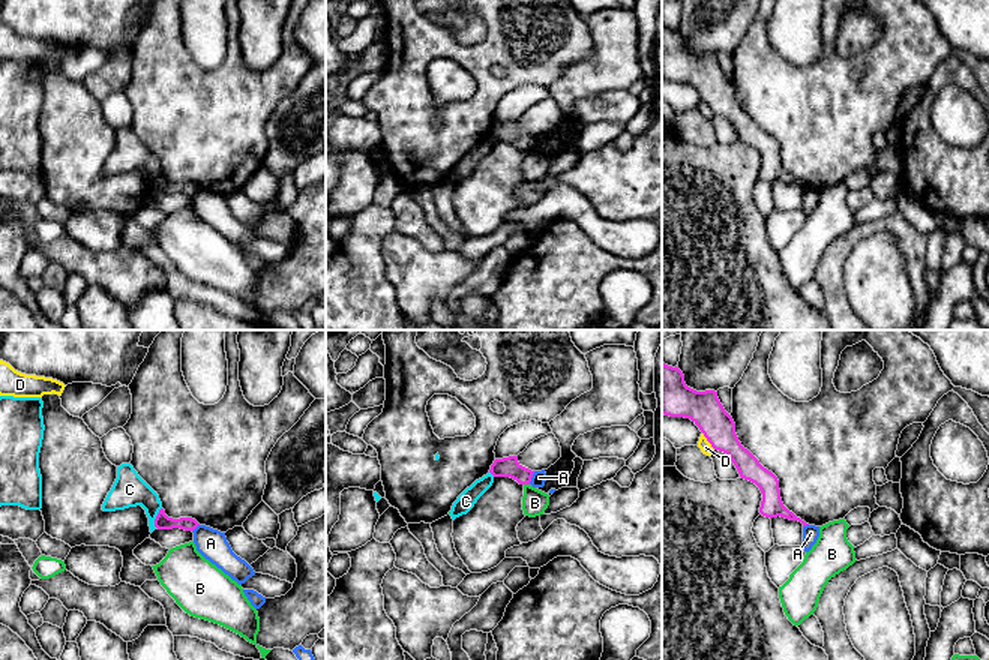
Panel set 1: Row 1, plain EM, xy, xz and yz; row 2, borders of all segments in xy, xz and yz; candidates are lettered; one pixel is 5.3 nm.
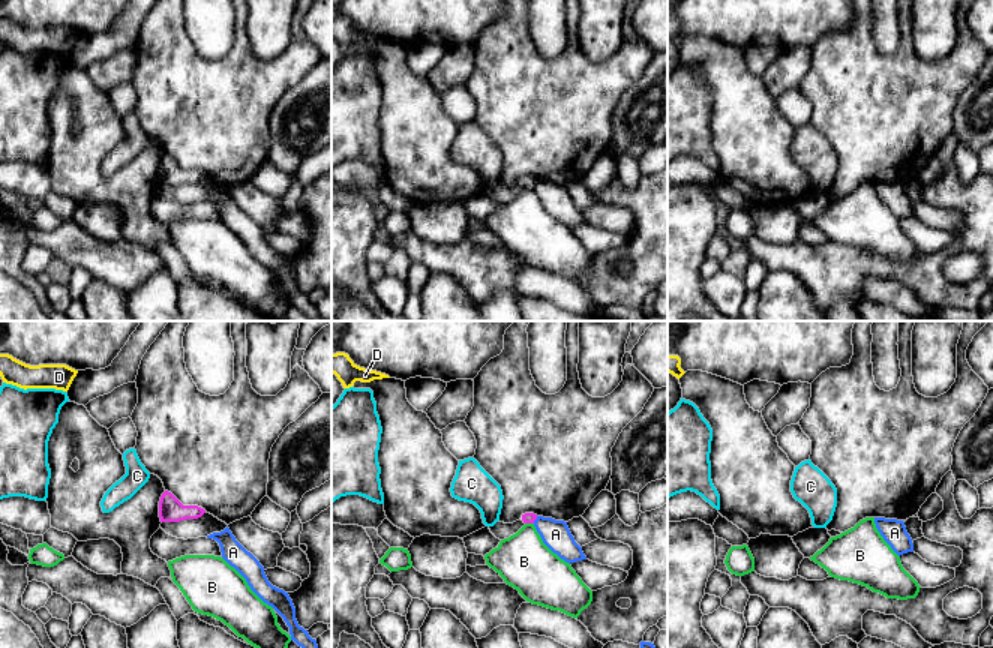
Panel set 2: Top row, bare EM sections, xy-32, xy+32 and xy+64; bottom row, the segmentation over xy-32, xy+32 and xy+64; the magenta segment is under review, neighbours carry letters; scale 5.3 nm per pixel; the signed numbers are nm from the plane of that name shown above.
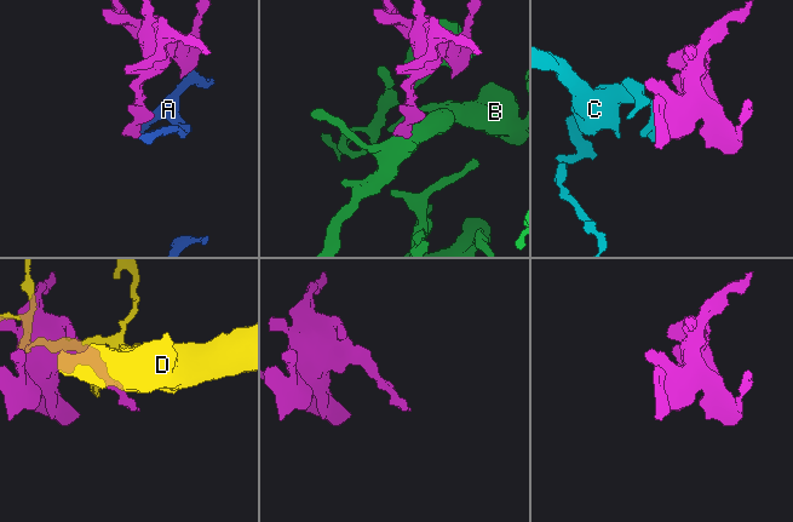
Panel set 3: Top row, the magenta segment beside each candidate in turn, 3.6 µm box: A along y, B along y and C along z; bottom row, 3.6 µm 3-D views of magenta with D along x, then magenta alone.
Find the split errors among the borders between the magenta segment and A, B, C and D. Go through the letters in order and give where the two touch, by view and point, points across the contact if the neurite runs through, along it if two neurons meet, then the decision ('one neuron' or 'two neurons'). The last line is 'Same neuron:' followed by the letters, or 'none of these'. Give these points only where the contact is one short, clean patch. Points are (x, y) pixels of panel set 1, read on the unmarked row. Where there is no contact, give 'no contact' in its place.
A: xz (532, 140) | along xz (535, 135), (529, 147) | two neurons
B: xz (527, 147) | along xz (524, 147), (529, 149) | two neurons
C: xy (156, 182) | along xy (161, 171), (155, 191) | two neurons
D: yz (707, 104) | two neurons
Same neuron: none of these

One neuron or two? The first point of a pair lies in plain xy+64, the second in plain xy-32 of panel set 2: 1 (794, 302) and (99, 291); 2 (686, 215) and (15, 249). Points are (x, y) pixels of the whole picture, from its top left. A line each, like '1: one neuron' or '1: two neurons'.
1: one neuron
2: one neuron

